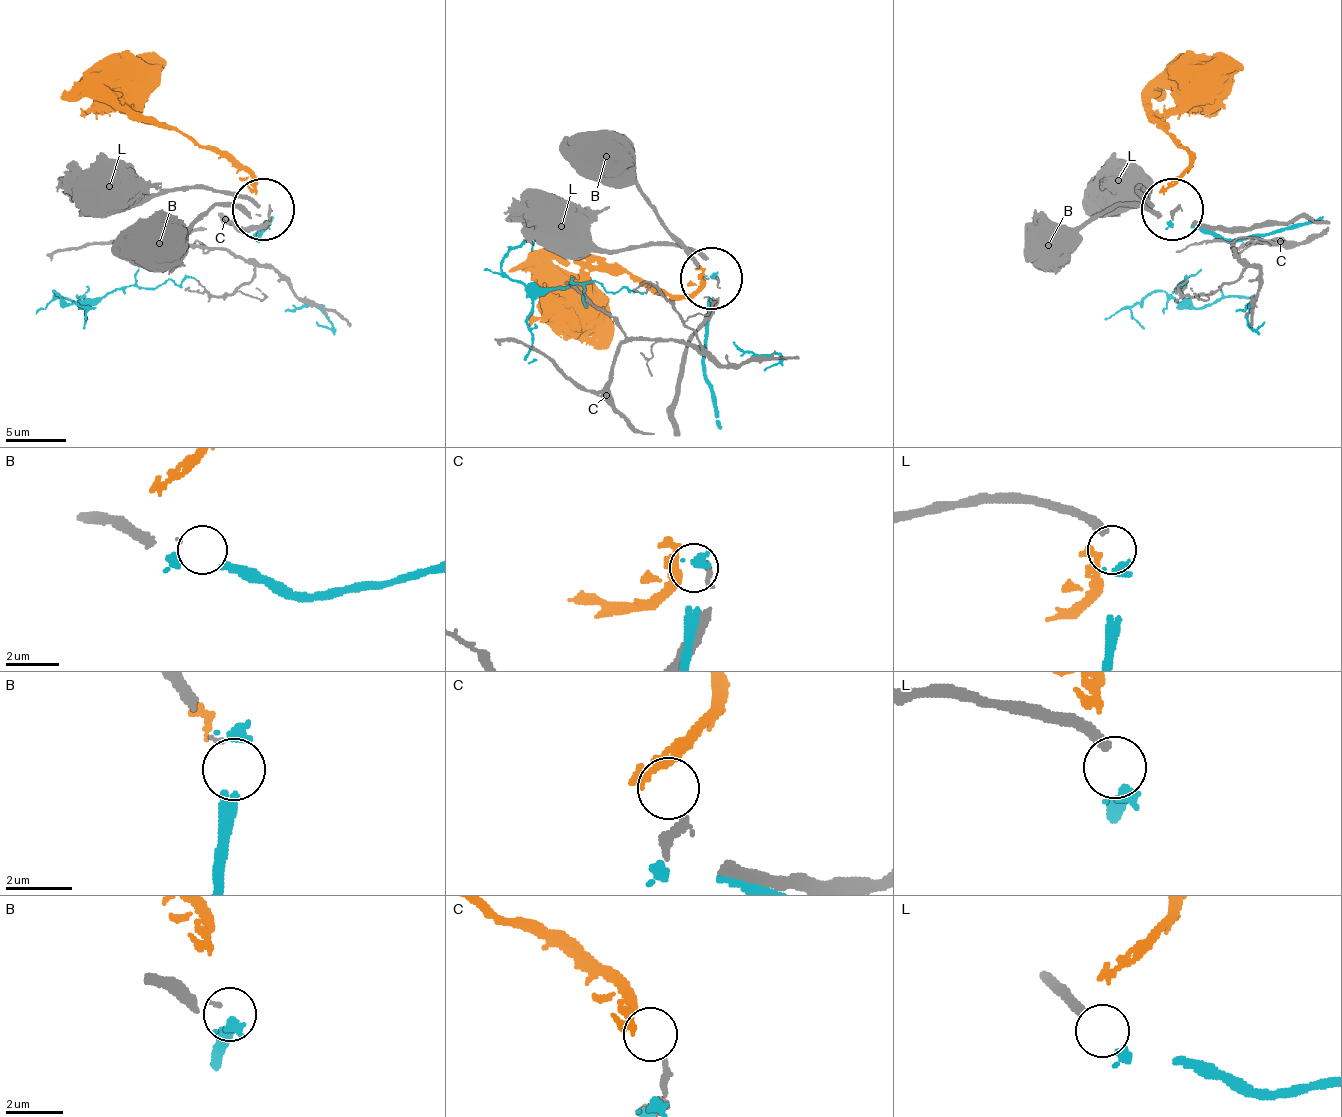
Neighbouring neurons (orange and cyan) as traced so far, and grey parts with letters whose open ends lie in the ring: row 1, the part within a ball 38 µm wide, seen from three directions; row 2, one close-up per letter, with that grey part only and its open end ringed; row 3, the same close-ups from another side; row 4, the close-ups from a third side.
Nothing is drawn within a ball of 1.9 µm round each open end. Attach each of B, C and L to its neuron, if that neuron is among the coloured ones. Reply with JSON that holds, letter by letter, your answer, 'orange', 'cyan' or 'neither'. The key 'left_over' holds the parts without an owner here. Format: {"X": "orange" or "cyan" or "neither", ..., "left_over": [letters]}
{"B": "neither", "C": "neither", "L": "cyan", "left_over": ["B", "C"]}

